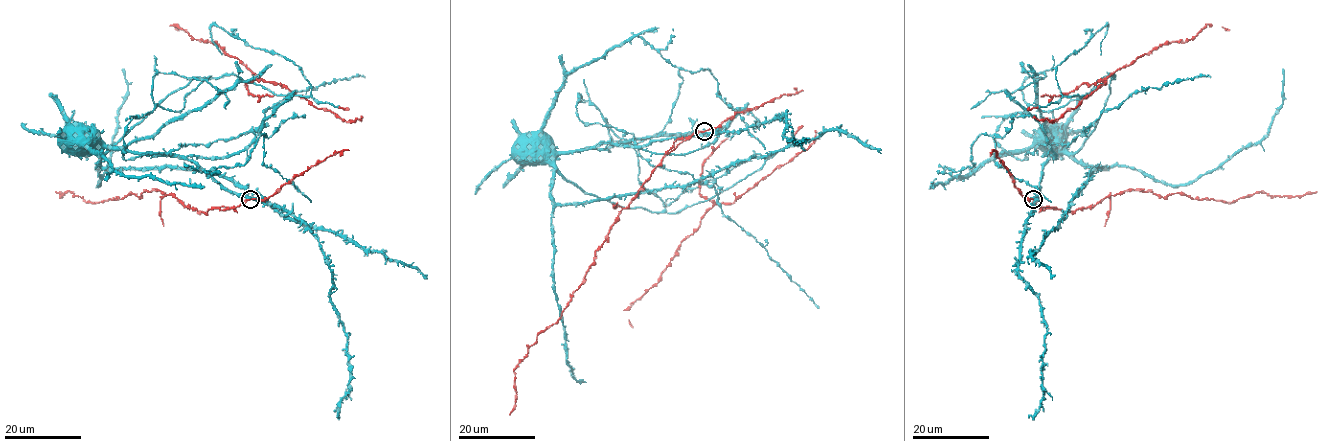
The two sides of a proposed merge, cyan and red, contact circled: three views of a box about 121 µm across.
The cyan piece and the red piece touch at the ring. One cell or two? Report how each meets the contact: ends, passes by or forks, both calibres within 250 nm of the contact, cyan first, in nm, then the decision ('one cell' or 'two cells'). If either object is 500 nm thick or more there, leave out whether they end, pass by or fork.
550/240 nm | one cell

